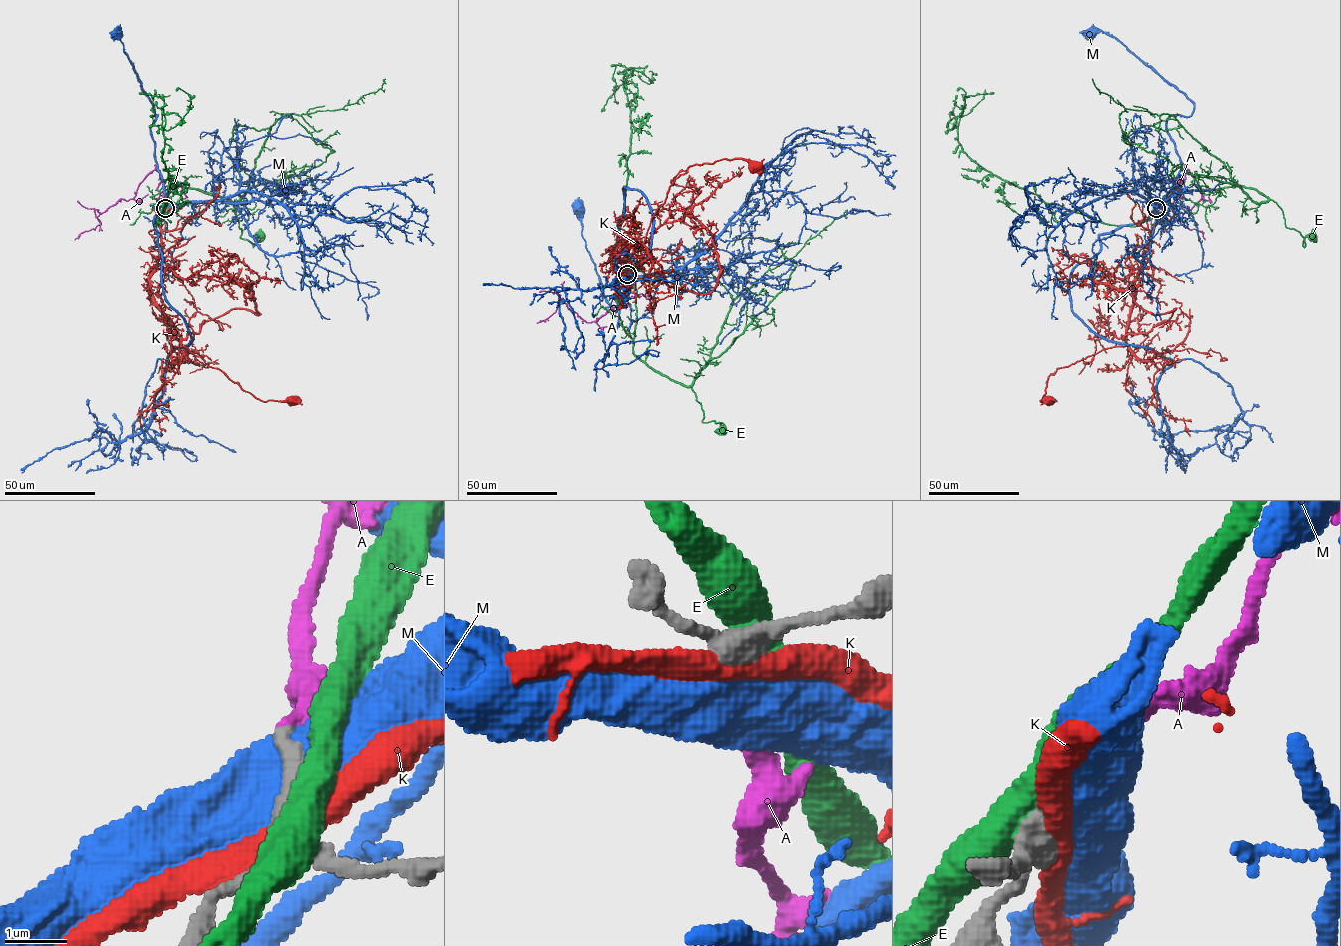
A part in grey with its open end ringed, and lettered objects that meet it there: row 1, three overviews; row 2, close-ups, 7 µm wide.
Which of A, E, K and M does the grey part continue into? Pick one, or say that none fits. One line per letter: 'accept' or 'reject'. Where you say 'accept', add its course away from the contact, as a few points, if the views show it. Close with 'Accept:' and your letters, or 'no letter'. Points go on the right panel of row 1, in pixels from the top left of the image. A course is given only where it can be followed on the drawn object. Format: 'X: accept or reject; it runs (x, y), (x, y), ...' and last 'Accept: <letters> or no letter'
A: accept; it runs (1156, 208), (1188, 170), (1204, 200), (1183, 214), (1179, 222), (1200, 231), (1205, 239)
E: reject
K: reject
M: reject
Accept: A

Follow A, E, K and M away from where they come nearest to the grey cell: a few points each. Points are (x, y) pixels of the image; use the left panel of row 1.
A: (166, 208), (165, 181), (153, 170), (134, 197), (110, 206), (97, 217), (101, 224), (74, 239)
E: (166, 211), (174, 190), (171, 186), (197, 188), (233, 203), (241, 238), (253, 246), (260, 236)
K: (166, 211), (157, 221), (161, 256), (149, 278), (153, 304), (180, 344), (208, 365), (263, 401), (291, 401)
M: (166, 210), (173, 204), (164, 189), (150, 130), (157, 115), (123, 50), (120, 34), (118, 31), (114, 33)

